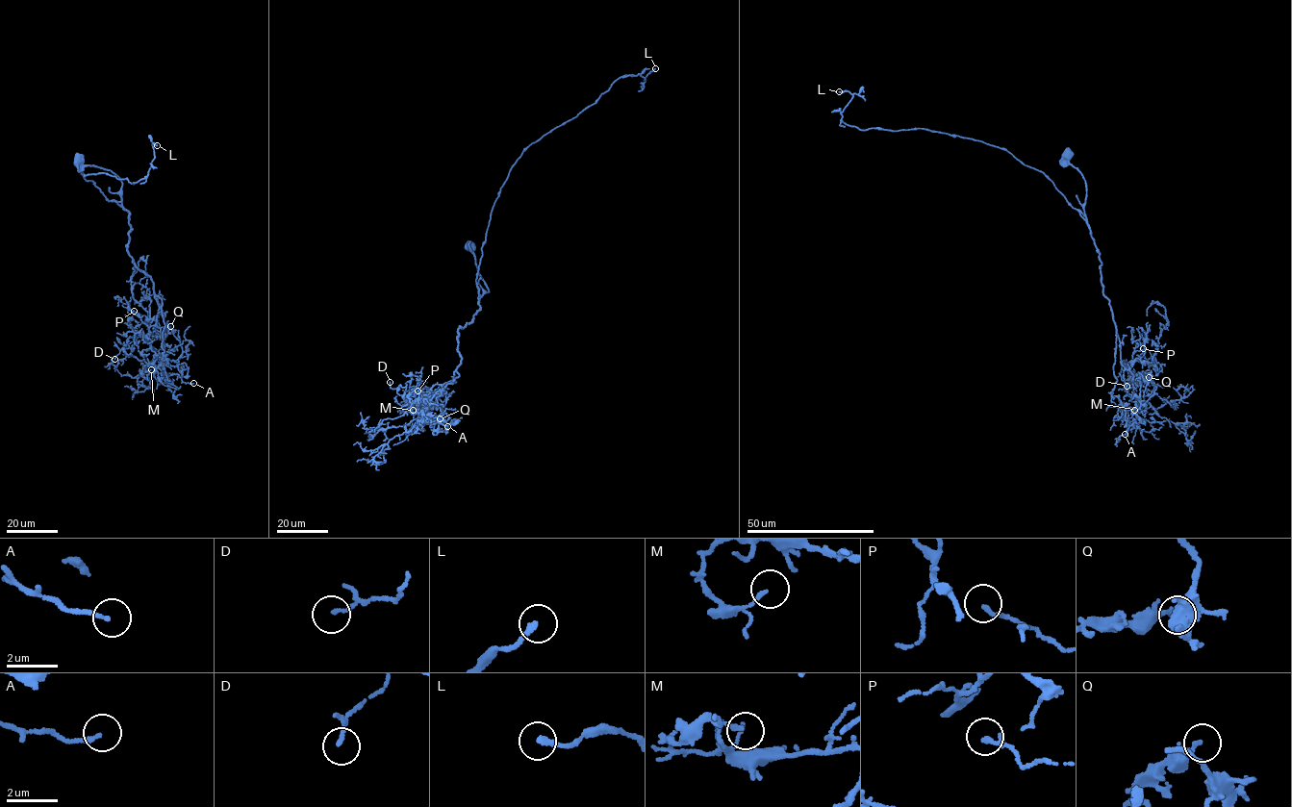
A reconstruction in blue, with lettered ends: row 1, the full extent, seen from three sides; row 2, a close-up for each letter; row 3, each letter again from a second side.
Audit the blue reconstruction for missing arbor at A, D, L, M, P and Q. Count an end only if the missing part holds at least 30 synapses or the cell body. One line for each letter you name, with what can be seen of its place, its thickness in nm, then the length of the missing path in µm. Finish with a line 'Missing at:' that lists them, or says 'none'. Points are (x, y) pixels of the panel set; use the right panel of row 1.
Missing at: none

